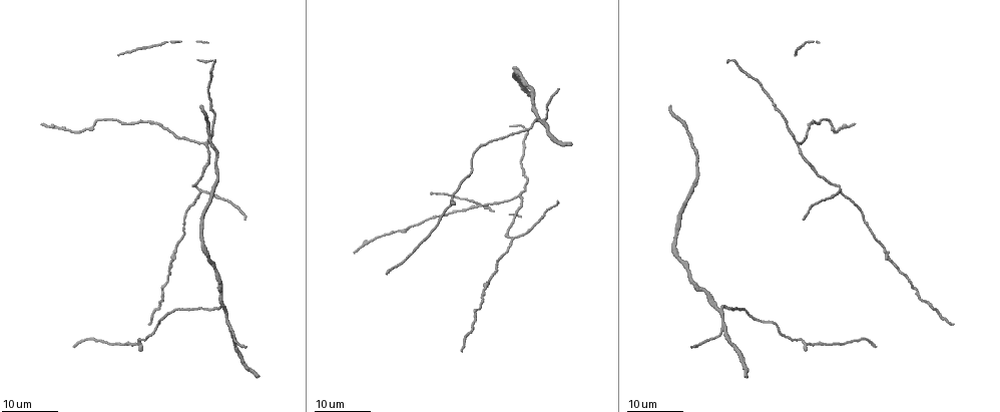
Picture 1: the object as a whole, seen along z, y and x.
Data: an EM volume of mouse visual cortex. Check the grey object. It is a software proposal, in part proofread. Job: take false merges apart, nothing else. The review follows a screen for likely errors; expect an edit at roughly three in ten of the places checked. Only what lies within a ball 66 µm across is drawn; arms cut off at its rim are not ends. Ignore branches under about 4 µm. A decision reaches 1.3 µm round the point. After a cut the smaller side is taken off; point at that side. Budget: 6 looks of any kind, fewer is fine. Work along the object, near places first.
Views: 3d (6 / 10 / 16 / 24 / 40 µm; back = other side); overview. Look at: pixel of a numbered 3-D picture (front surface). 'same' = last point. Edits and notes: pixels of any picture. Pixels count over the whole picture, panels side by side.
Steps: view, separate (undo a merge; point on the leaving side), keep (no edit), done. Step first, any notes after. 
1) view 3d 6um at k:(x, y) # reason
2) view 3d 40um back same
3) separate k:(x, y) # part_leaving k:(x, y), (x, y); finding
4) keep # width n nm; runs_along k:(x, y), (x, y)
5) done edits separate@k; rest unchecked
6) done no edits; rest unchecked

view 3d 24um at 1:(204, 144) # three-way junction

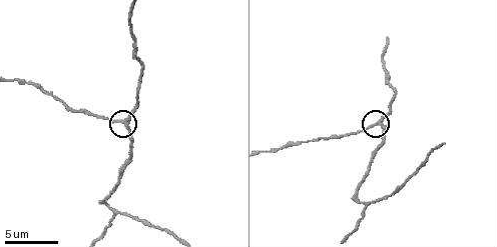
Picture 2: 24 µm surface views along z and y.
view 3d 10um at 2:(373, 125)

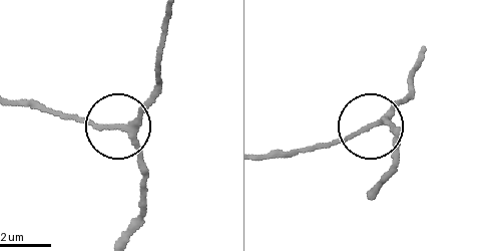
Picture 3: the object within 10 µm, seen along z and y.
keep # width 190 nm; runs_along 3:(418, 51), (410, 90), (379, 122), (311, 147); all the same cell

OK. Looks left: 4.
view 3d 6um at 2:(371, 202) # three arms meet

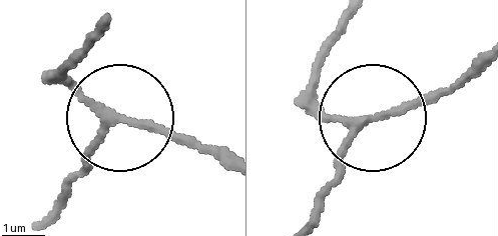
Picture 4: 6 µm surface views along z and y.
view 3d 6um back at 4:(369, 119)

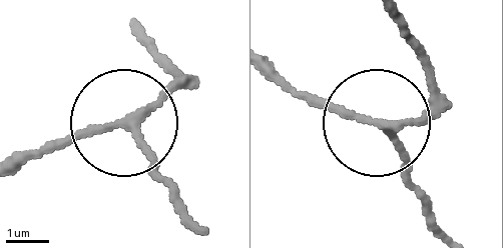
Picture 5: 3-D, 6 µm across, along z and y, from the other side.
keep # arms 3; continuous, no second cell

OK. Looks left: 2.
done no edits; rest unchecked

